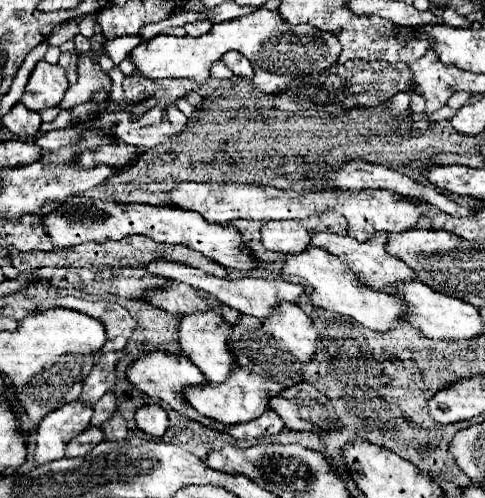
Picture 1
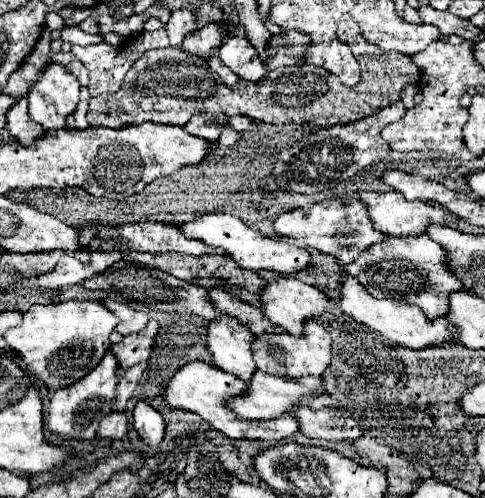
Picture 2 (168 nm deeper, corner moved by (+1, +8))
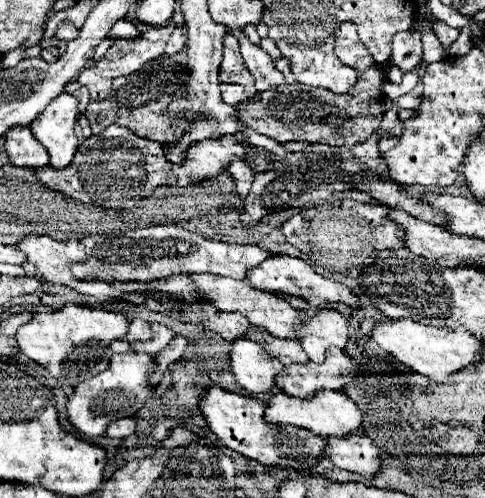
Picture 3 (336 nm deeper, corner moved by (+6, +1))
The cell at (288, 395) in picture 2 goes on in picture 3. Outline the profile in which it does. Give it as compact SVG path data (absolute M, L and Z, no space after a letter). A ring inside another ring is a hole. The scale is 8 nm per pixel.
M277 391L269 397L263 417L267 423L297 425L297 427L311 429L317 435L343 437L347 433L359 433L361 431L361 411L341 391L317 391L317 395L313 395L313 399L297 399L297 397L285 395L283 391Z

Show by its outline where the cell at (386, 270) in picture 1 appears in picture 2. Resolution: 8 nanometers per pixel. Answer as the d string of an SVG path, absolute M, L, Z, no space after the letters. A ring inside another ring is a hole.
M390 236L364 252L366 272L360 282L376 298L394 298L418 306L428 318L440 318L448 312L448 298L452 292L466 290L456 274L448 268L446 250L428 236L398 238Z

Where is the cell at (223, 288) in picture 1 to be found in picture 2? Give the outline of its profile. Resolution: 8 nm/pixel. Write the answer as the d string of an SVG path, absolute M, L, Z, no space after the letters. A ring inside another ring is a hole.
M280 278L276 282L266 284L266 296L262 296L262 310L270 318L272 324L284 326L294 336L302 336L304 322L308 322L308 320L322 322L322 318L328 310L328 300L330 298L314 286L308 286L296 278Z

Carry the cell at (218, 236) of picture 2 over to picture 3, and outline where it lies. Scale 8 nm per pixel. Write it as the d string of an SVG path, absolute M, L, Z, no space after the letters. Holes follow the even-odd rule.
M271 253L265 263L261 263L261 267L253 267L253 271L249 271L247 281L261 291L269 291L269 293L287 293L287 295L295 295L295 297L303 297L307 301L311 301L311 307L321 307L327 301L341 301L347 303L351 307L357 307L357 297L349 291L347 285L331 281L319 273L313 271L311 265L307 265L303 259L297 257L289 257L289 255L279 255L279 253Z

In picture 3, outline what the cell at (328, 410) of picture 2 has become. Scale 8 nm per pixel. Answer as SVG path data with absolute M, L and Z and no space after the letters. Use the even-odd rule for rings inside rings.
M345 435L345 439L325 439L325 457L339 469L349 469L371 477L379 465L379 449L365 435Z

